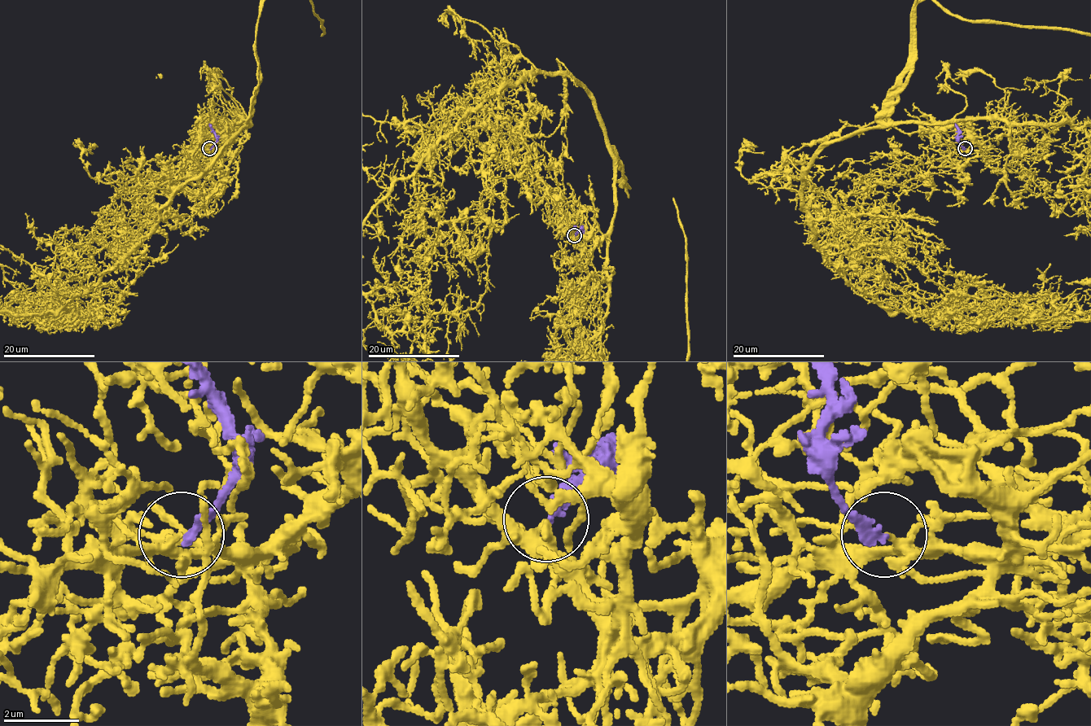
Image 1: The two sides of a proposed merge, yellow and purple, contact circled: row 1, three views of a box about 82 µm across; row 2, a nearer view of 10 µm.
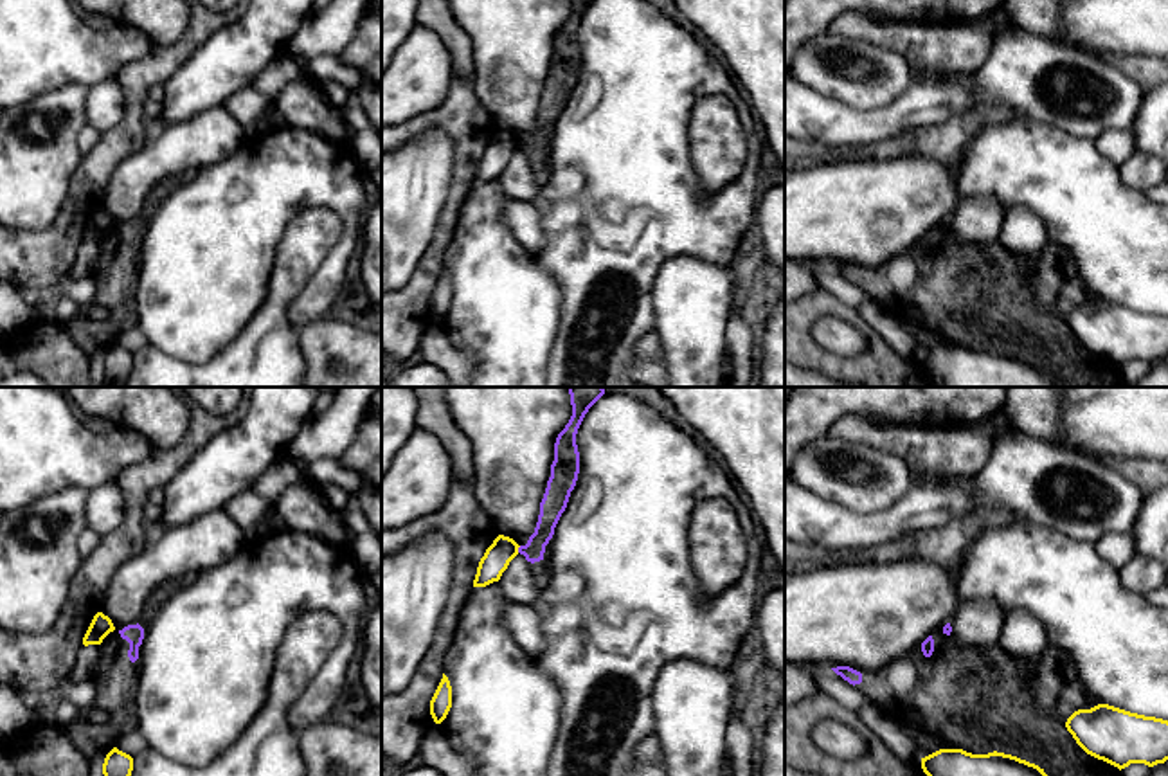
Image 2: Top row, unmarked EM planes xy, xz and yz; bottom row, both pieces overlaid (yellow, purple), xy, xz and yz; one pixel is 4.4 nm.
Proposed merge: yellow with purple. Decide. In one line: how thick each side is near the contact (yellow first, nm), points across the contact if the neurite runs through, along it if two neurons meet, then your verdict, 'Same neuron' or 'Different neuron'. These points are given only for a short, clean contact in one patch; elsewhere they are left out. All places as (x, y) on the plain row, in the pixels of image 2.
Thickness 120 nm (yellow) against 110 nm. Boundary: xz (521, 143), (517, 148). Different neuron

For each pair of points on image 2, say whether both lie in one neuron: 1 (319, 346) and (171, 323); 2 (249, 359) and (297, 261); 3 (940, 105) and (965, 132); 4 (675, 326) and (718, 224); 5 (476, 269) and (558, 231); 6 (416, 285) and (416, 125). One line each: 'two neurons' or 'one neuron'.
1: two neurons
2: one neuron
3: two neurons
4: two neurons
5: two neurons
6: one neuron

